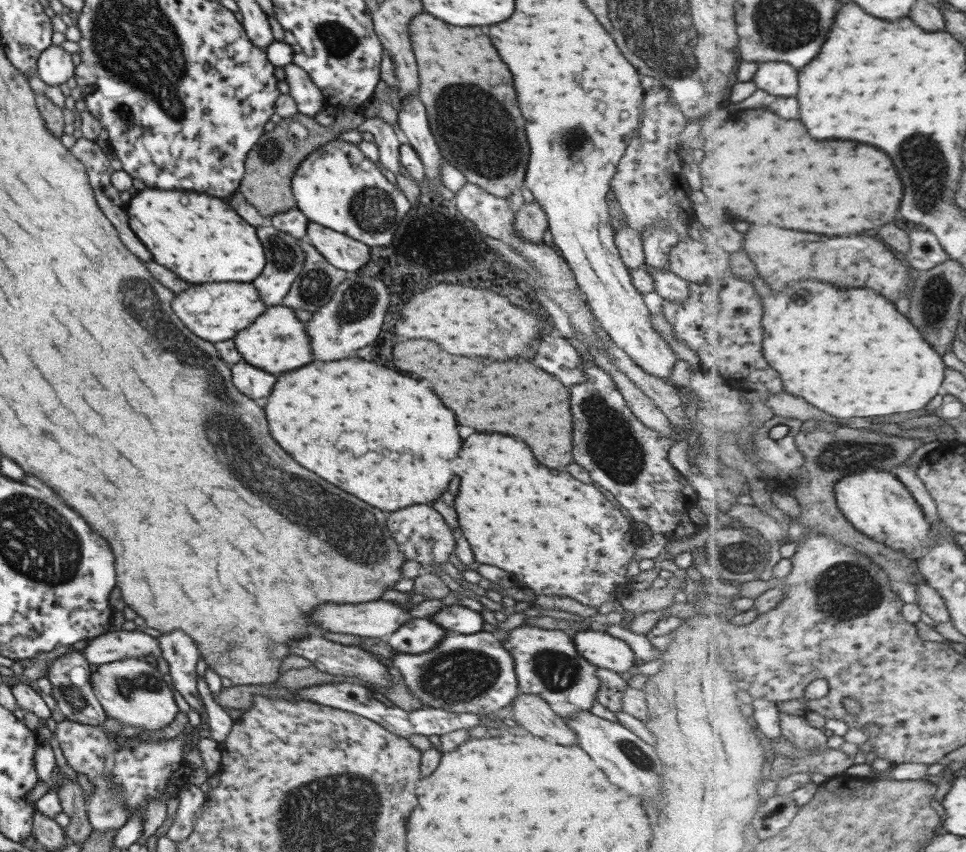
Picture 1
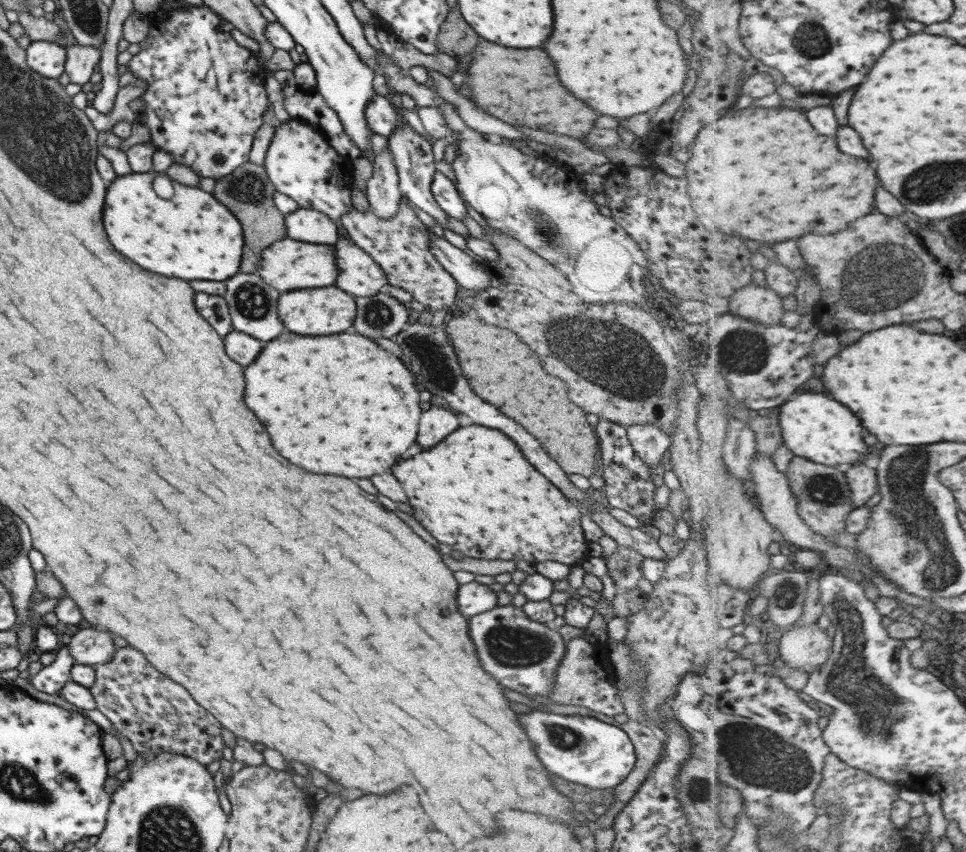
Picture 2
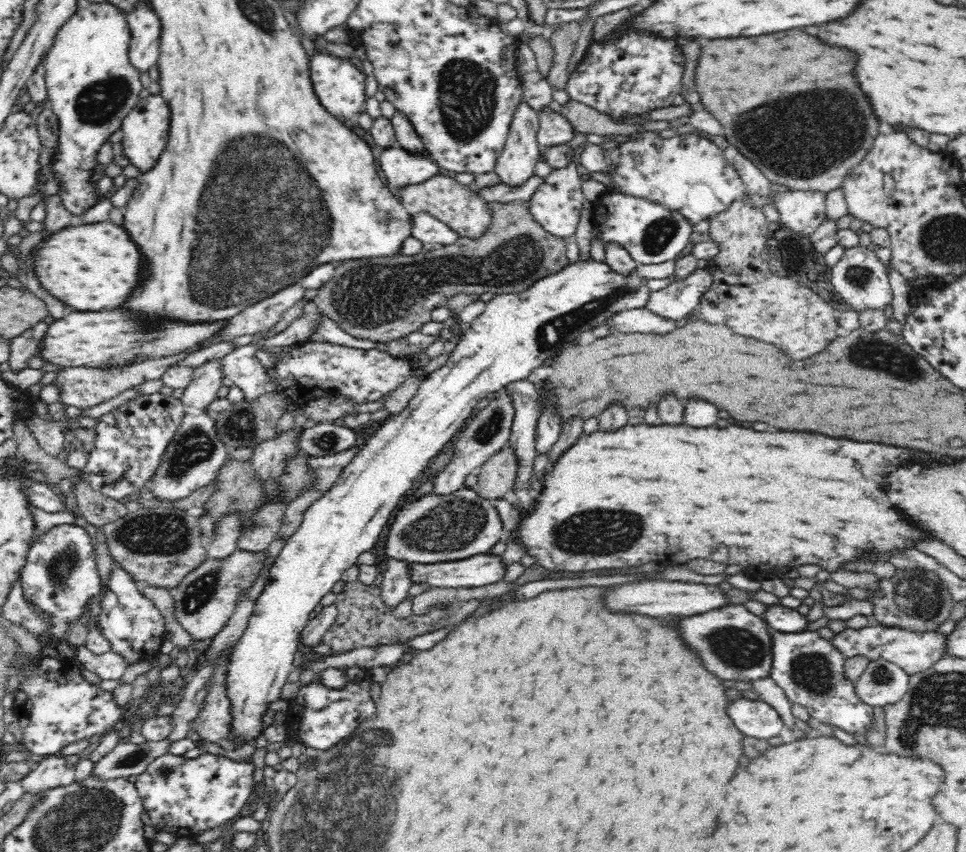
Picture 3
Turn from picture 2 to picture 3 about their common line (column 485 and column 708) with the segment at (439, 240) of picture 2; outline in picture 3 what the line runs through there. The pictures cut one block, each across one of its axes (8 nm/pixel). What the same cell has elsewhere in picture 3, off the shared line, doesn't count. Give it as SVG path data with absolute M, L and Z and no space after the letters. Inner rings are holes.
M707 268L696 269L686 280L673 281L664 289L650 292L644 307L674 323L690 319L698 309L702 293L710 285L711 276Z

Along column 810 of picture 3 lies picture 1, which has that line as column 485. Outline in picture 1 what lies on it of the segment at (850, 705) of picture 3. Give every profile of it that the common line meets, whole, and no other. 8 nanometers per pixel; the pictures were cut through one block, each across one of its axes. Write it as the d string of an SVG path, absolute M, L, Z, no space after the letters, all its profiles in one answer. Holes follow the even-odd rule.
M486 631L474 632L473 634L448 633L441 640L437 641L435 647L429 652L421 654L401 654L393 652L393 667L399 671L399 677L403 680L411 696L415 696L426 708L440 708L449 712L470 712L471 714L483 714L489 716L503 708L512 701L518 693L516 676L513 668L513 659L501 646L500 639L495 633Z

